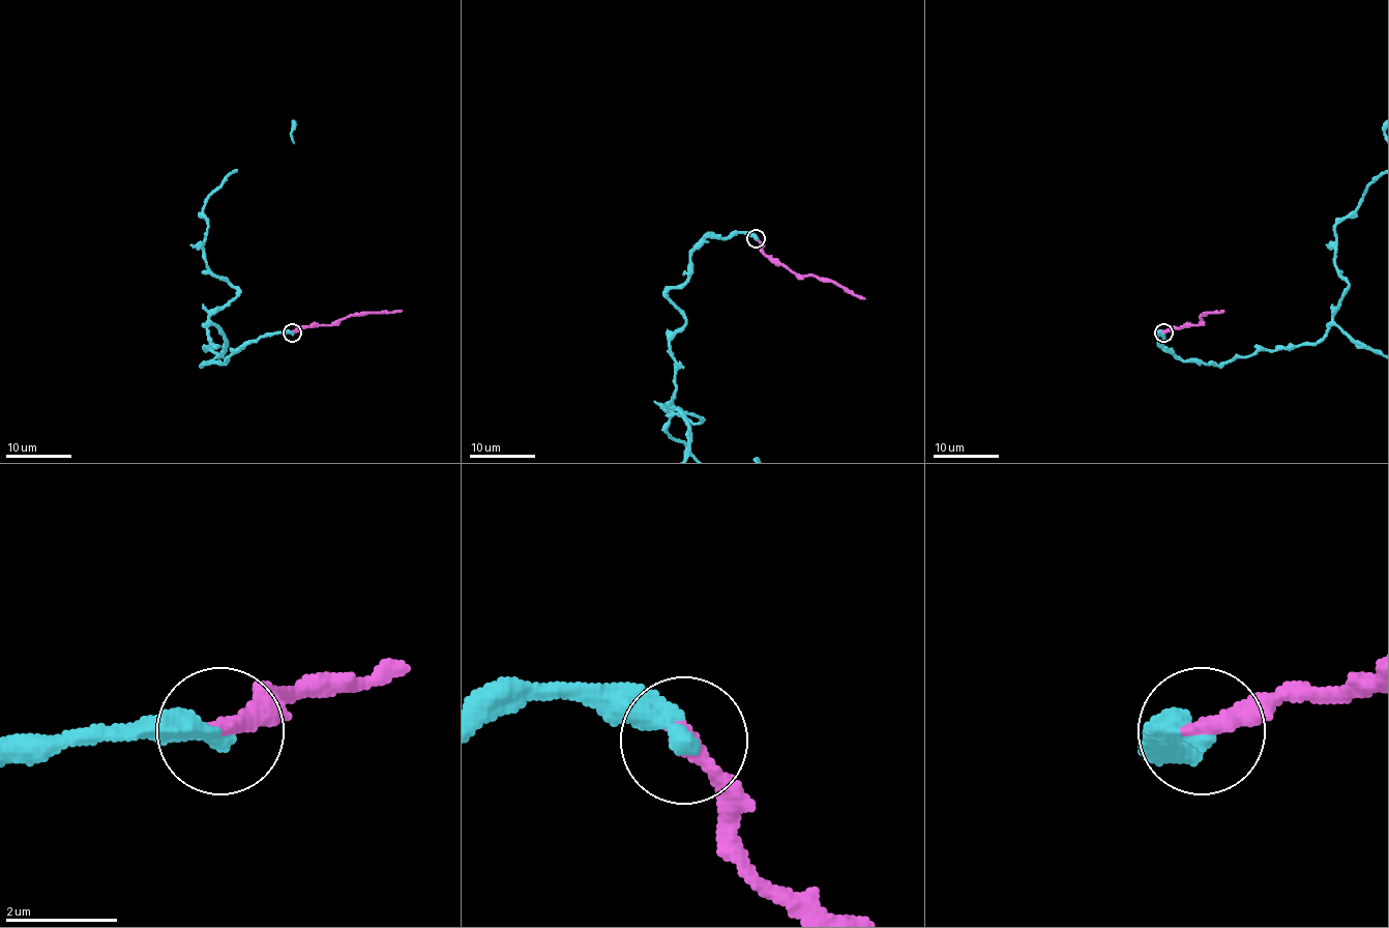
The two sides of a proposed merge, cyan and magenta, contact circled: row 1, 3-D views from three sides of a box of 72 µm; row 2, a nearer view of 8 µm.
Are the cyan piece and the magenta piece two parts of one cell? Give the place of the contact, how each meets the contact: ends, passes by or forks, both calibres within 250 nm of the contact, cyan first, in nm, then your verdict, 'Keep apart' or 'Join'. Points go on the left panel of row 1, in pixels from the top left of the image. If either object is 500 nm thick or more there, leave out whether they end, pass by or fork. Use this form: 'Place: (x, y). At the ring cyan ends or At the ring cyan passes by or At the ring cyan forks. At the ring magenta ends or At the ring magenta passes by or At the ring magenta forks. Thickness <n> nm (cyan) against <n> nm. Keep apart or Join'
Place: (292, 332). At the ring cyan ends. At the ring magenta ends. Thickness 400 nm (cyan) against 360 nm. Join

